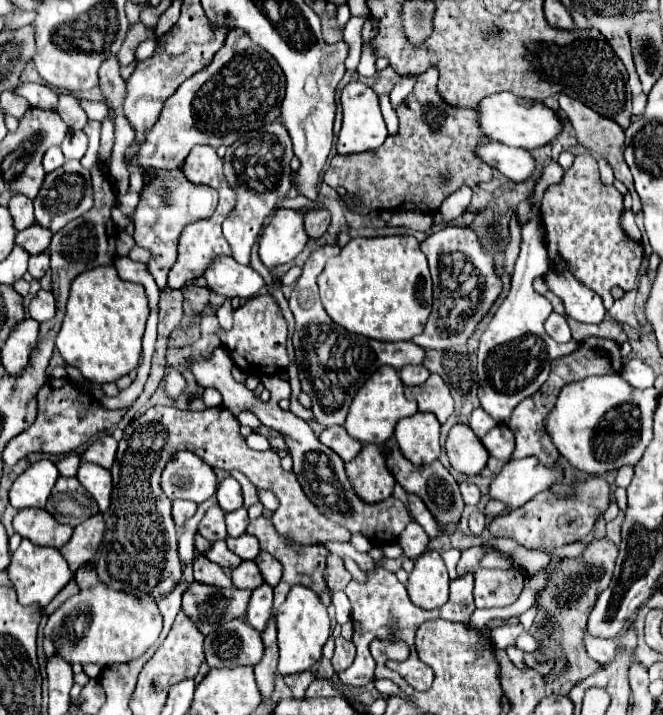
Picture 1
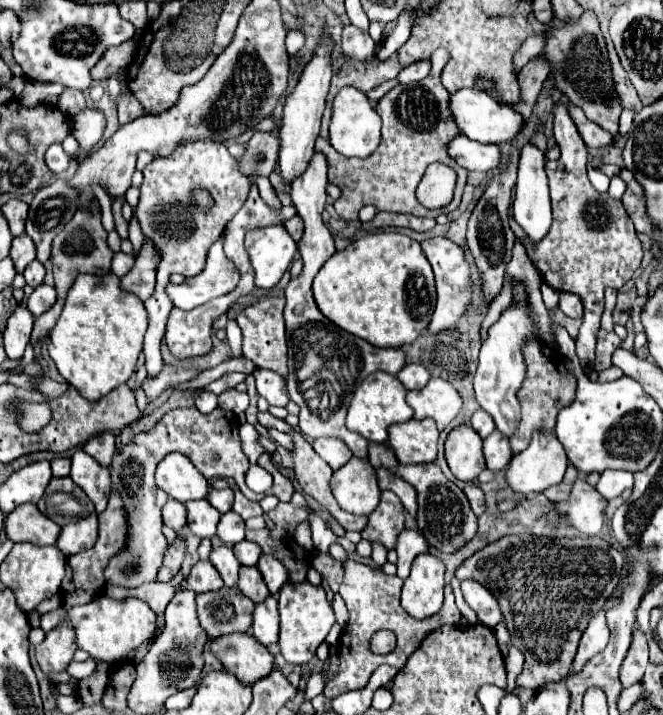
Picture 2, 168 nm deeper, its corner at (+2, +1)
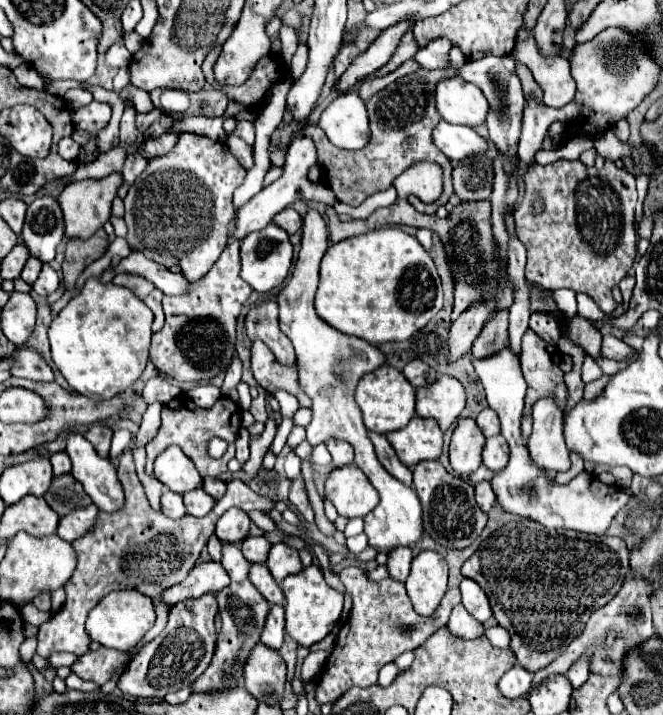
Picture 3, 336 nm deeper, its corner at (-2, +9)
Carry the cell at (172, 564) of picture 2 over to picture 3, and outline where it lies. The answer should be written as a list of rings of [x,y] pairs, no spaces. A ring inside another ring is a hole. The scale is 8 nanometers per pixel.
[[[158,403],[148,405],[132,445],[126,447],[126,451],[120,457],[118,479],[124,485],[126,507],[118,513],[98,513],[98,521],[92,525],[92,529],[86,535],[74,539],[72,543],[78,555],[78,567],[72,575],[72,581],[64,585],[68,599],[60,611],[52,613],[52,617],[40,625],[38,631],[38,655],[44,659],[48,659],[48,655],[54,651],[70,651],[74,655],[82,655],[88,651],[90,637],[84,631],[84,623],[88,611],[104,597],[104,589],[106,593],[116,589],[136,589],[148,595],[150,599],[158,599],[166,589],[182,583],[188,577],[188,573],[194,569],[202,547],[208,543],[210,535],[214,533],[216,521],[224,511],[228,511],[230,507],[238,507],[248,513],[254,509],[268,511],[276,507],[276,503],[272,503],[266,497],[254,495],[254,491],[246,483],[234,479],[228,483],[226,495],[216,501],[214,509],[206,517],[196,519],[192,515],[184,515],[182,519],[174,521],[154,511],[136,475],[132,453],[134,449],[144,447],[148,441],[156,437],[160,429],[160,409],[162,405]]]

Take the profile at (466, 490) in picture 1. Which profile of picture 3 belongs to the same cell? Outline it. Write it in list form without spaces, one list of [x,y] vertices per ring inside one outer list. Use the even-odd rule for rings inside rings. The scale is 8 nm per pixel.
[[[486,481],[478,483],[478,485],[474,485],[474,489],[476,489],[476,503],[478,503],[478,507],[484,513],[488,513],[490,507],[494,505],[494,491],[492,491],[490,483],[486,483]]]

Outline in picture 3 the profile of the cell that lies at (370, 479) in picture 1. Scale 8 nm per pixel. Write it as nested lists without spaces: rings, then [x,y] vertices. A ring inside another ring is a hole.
[[[354,463],[338,467],[328,475],[324,499],[332,501],[338,515],[346,519],[364,517],[378,505],[378,493]]]

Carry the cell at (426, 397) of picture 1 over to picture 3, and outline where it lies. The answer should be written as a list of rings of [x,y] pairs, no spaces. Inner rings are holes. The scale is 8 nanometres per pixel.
[[[442,375],[432,385],[416,389],[416,413],[420,417],[436,419],[442,431],[446,431],[458,419],[464,405],[466,391],[454,377]]]

